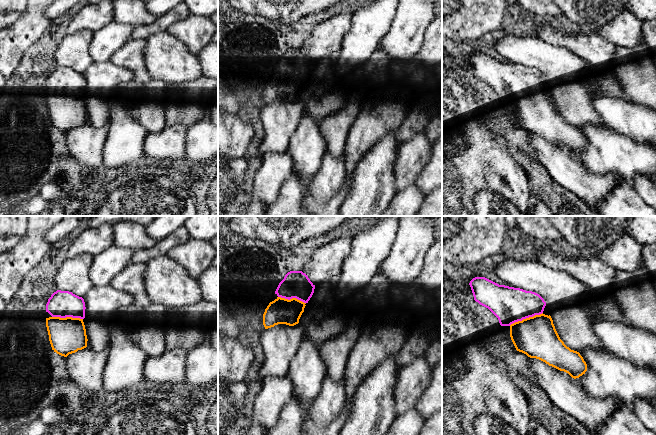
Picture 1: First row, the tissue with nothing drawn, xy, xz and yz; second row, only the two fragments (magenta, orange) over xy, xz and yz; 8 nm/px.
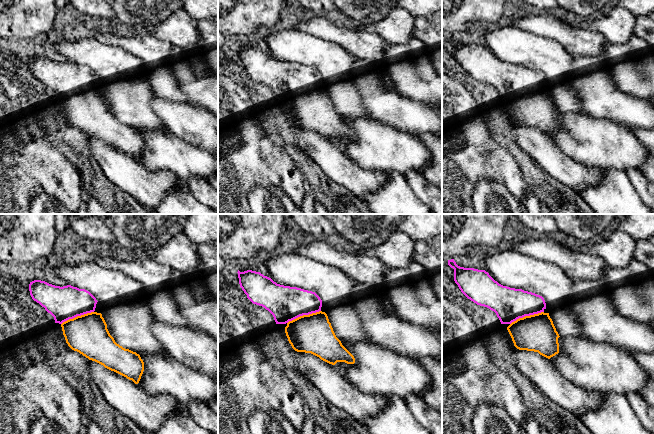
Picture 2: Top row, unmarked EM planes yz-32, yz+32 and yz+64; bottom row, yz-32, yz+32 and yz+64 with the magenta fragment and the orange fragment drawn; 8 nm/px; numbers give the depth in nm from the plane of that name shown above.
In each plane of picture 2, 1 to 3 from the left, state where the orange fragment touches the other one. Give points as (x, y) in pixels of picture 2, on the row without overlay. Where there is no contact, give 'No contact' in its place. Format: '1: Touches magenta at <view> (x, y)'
1: Touches magenta at yz-32 (77, 91)
2: Touches magenta at yz+32 (303, 90)
3: Touches magenta at yz+64 (526, 91)

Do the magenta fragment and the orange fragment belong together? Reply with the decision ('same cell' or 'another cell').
same cell

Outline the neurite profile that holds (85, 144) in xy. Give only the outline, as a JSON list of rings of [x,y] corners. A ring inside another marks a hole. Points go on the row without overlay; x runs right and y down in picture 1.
[[[86,123],[69,130],[65,137],[68,153],[81,165],[100,167],[103,148],[108,135],[108,125],[93,127]]]

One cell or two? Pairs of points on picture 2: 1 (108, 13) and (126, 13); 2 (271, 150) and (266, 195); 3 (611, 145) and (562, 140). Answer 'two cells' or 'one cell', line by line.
1: two cells
2: two cells
3: one cell

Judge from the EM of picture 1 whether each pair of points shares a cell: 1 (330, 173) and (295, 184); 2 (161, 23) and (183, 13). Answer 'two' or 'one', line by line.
1: two
2: one

